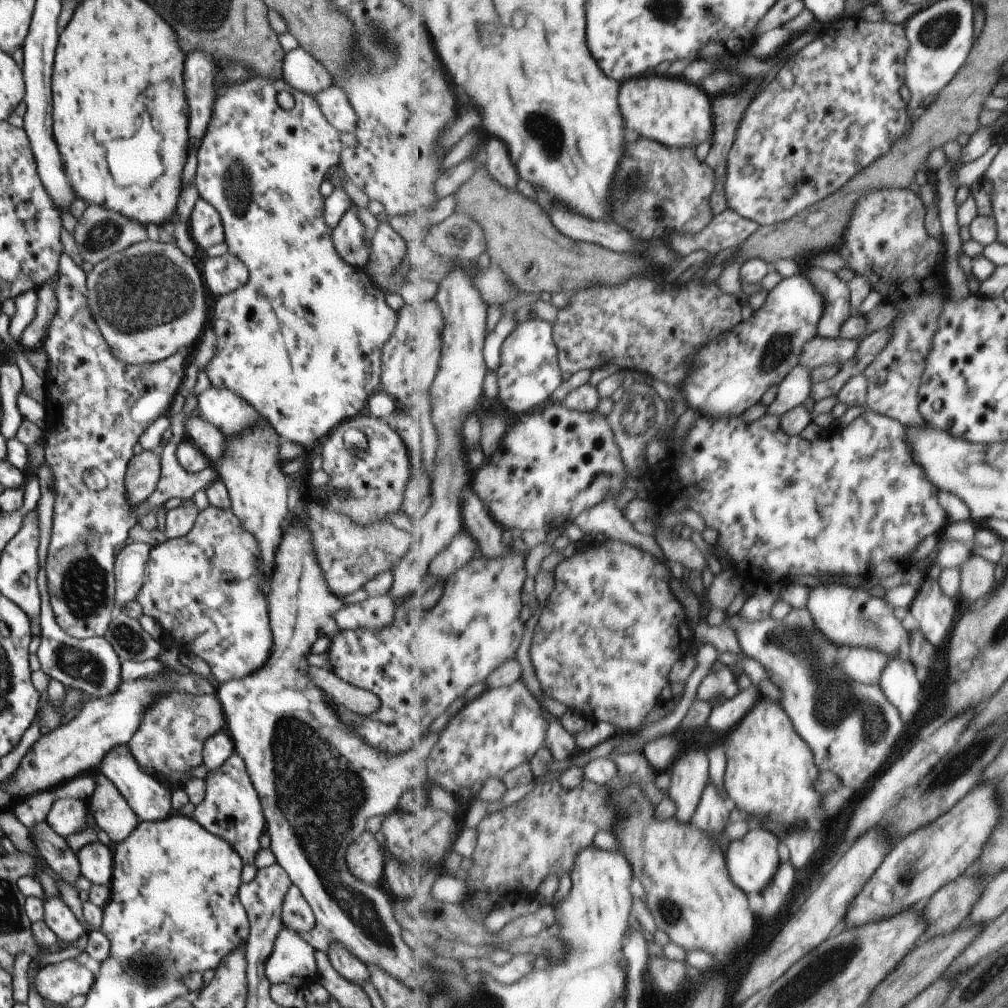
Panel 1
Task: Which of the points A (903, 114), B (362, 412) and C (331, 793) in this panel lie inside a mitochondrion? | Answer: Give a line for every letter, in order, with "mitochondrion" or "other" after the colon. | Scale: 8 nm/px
A: other
B: other
C: mitochondrion

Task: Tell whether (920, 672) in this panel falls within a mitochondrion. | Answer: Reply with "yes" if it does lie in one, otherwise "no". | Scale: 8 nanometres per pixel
no

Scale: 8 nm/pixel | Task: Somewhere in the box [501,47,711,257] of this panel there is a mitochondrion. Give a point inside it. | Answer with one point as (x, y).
(546, 131)

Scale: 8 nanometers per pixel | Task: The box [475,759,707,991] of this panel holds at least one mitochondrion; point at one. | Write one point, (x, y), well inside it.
(669, 911)

